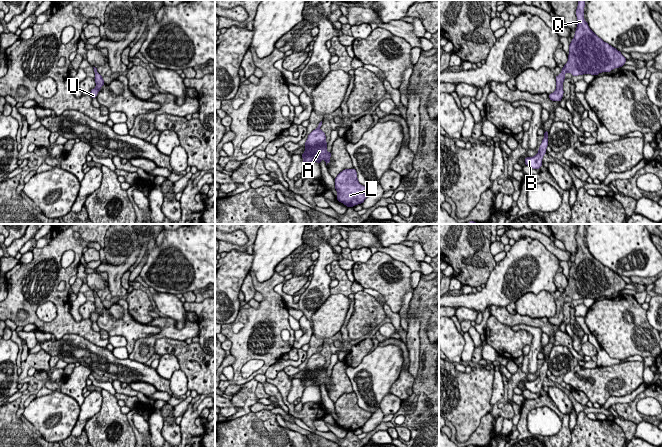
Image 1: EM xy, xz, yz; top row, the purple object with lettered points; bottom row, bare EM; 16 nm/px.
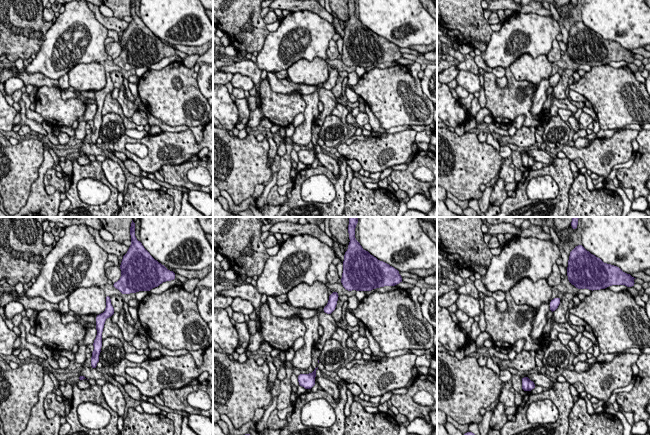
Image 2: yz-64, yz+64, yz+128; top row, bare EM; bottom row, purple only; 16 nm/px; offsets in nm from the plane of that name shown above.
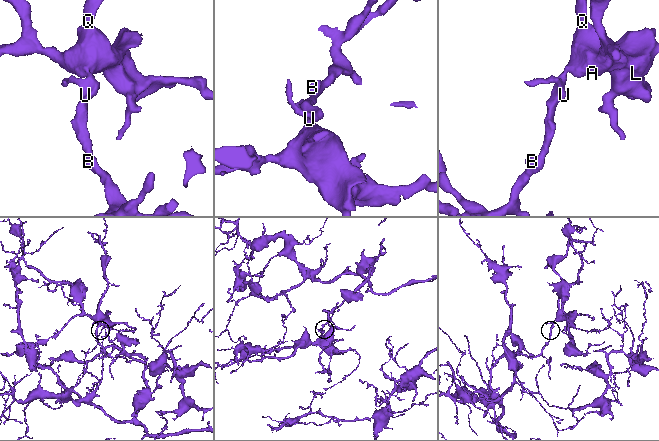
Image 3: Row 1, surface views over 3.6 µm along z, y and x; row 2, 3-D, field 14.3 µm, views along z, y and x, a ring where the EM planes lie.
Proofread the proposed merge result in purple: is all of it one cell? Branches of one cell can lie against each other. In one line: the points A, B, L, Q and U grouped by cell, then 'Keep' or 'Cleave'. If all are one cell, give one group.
Groups: A B L Q U. Keep

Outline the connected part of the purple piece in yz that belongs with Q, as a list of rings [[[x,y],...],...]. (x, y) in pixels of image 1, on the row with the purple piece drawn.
[[[578,0],[576,9],[577,25],[575,36],[569,45],[568,62],[562,72],[555,77],[556,90],[549,94],[549,99],[560,102],[563,97],[563,81],[565,73],[573,76],[591,74],[597,76],[601,72],[610,72],[622,67],[626,58],[608,43],[605,43],[589,28],[584,20],[585,1]]]

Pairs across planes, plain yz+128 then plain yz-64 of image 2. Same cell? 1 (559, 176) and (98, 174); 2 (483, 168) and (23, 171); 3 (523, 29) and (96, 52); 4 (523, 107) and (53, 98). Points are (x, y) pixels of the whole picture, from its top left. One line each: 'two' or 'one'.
1: one
2: one
3: one
4: one

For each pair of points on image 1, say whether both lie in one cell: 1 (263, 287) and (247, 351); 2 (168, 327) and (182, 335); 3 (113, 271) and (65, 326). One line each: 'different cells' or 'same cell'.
1: same cell
2: same cell
3: different cells

